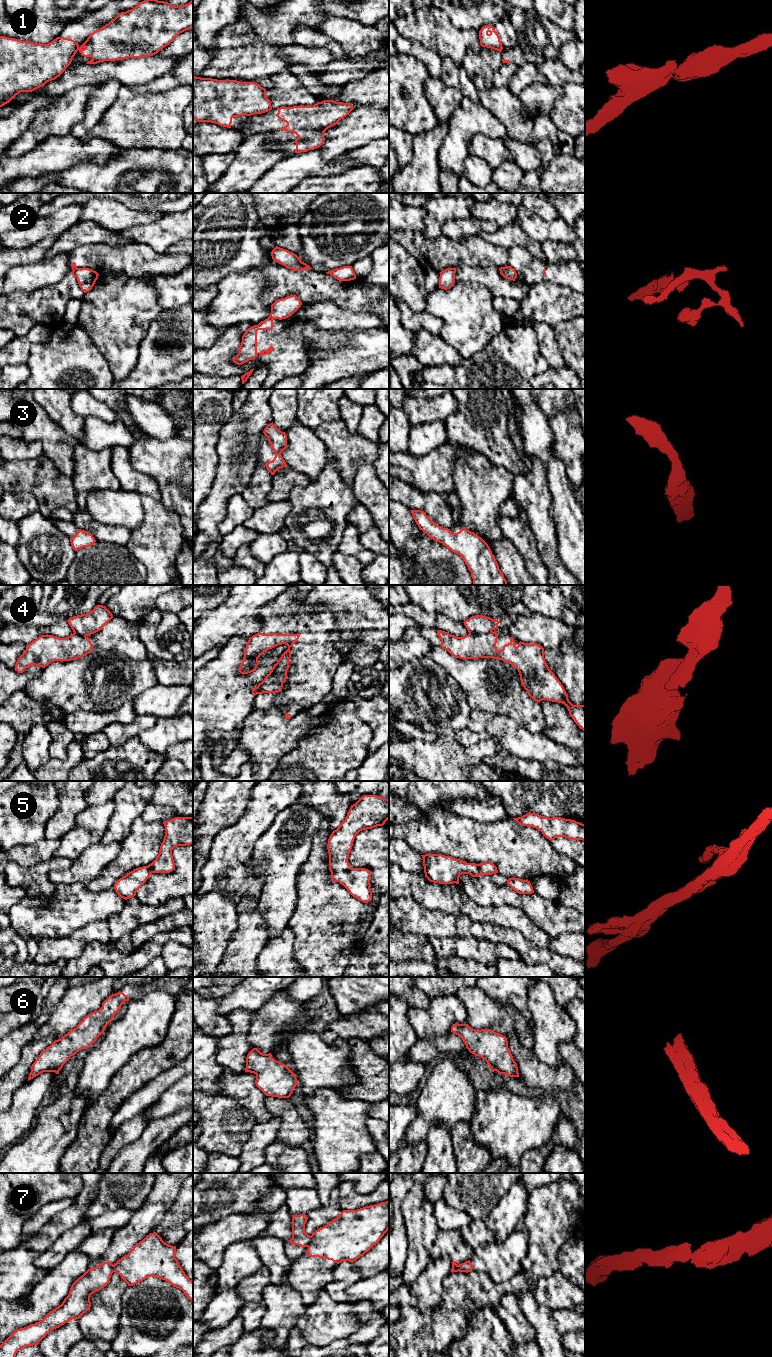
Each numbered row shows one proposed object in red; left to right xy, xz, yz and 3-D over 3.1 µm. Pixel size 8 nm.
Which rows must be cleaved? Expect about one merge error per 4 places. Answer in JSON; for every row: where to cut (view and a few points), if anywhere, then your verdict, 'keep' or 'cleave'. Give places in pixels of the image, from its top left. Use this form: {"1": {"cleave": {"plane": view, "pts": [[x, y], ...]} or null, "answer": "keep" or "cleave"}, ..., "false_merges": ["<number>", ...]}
{"1": {"cleave": {"plane": "xy", "pts": [[79, 47], [77, 49]]}, "answer": "cleave"}, "2": {"cleave": {"plane": "xz", "pts": [[269, 316], [273, 318]]}, "answer": "cleave"}, "3": {"cleave": null, "answer": "keep"}, "4": {"cleave": {"plane": "yz", "pts": [[491, 630], [485, 633], [469, 634]]}, "answer": "cleave"}, "5": {"cleave": null, "answer": "keep"}, "6": {"cleave": null, "answer": "keep"}, "7": {"cleave": {"plane": "xz", "pts": [[311, 1236], [311, 1242], [307, 1246]]}, "answer": "cleave"}, "false_merges": ["1", "2", "4", "7"]}

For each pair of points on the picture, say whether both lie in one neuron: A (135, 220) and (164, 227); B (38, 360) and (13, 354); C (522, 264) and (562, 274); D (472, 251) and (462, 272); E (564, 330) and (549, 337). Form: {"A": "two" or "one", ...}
{"A": "two", "B": "two", "C": "one", "D": "two", "E": "two"}

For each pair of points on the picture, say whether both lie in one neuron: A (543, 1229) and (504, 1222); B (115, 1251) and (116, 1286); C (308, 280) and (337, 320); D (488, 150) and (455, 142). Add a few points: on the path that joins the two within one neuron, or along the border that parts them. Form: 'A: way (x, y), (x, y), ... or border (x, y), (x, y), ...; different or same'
A: border (527, 1206), (522, 1217); different
B: border (113, 1271), (110, 1280), (98, 1290); different
C: border (302, 302), (334, 300), (345, 309); different
D: border (491, 137), (475, 133), (470, 138), (469, 154); different

